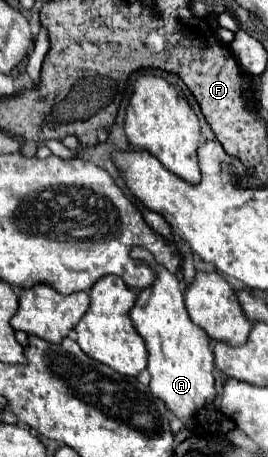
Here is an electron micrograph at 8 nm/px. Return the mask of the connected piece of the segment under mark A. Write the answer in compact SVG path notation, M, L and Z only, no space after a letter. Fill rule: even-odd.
M131 248L131 258L147 262L157 274L155 282L137 294L135 306L129 312L133 326L143 336L149 352L147 368L151 374L151 392L161 398L187 428L193 428L195 412L207 402L215 400L215 380L211 374L215 368L215 360L209 348L209 336L205 336L201 326L193 324L193 320L189 318L183 302L181 282L177 280L177 276L157 264L153 254L145 248Z

